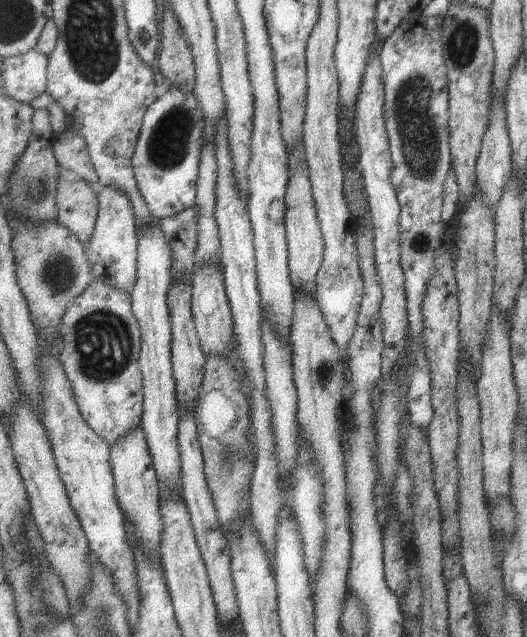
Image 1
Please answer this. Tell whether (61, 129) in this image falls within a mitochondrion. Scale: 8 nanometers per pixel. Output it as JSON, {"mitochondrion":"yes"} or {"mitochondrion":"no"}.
{"mitochondrion":"no"}

